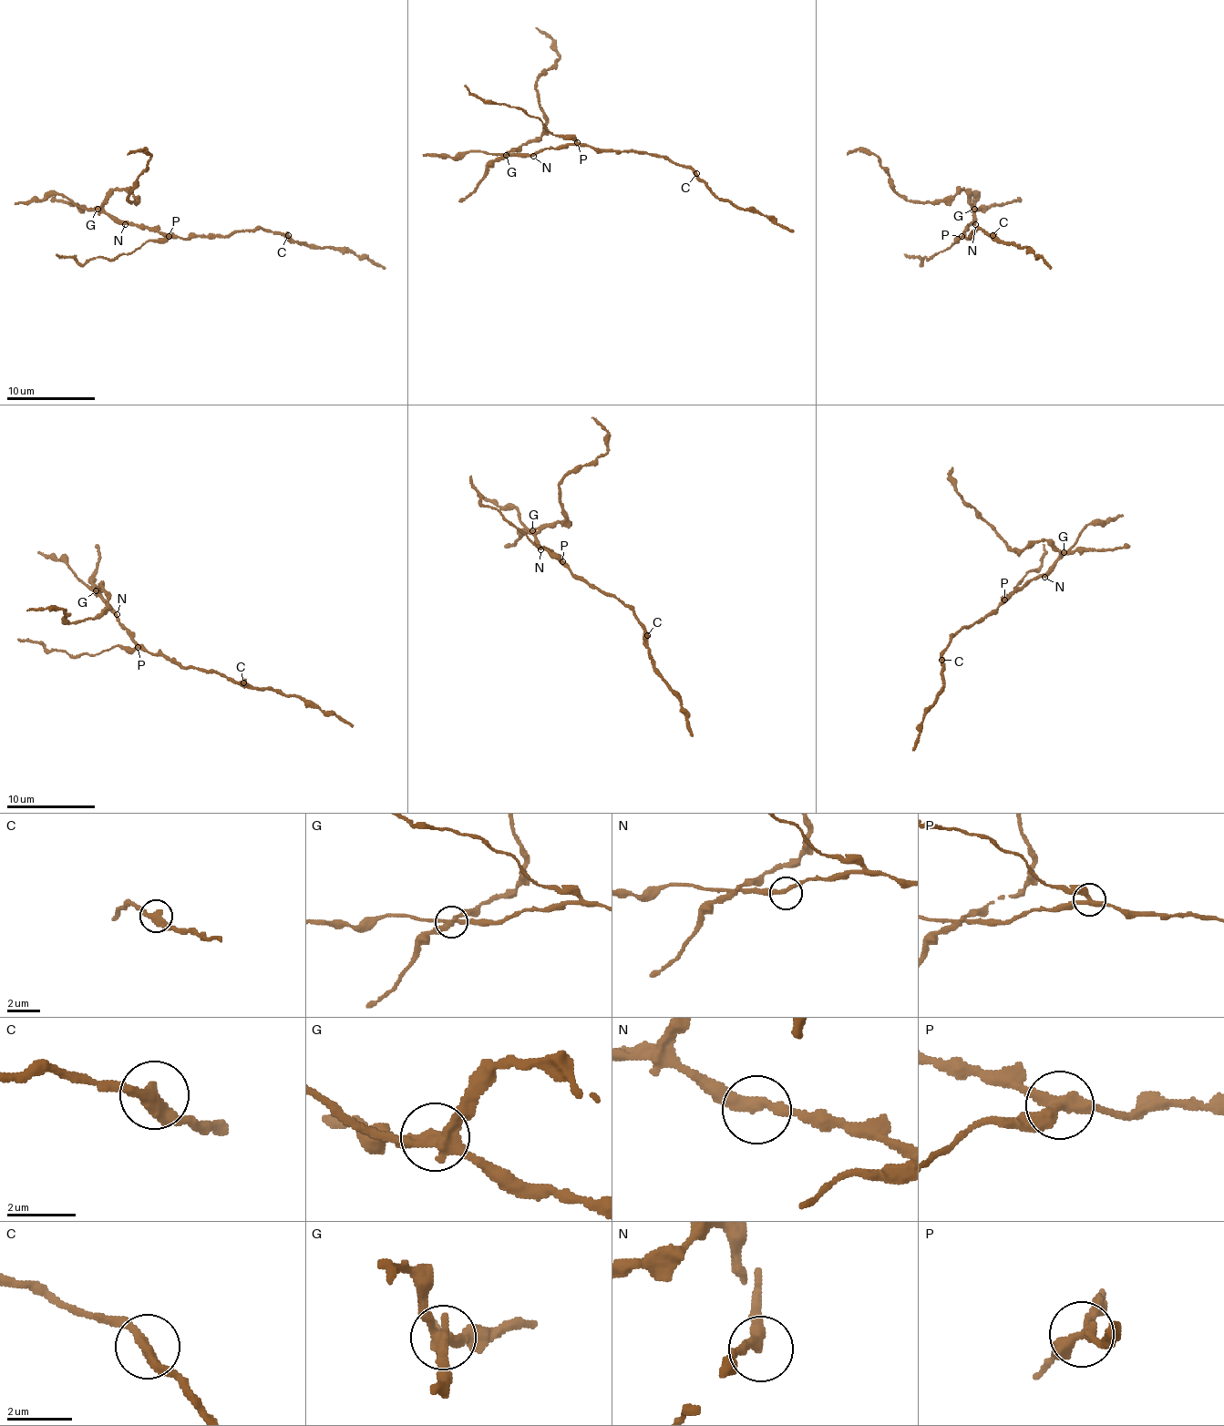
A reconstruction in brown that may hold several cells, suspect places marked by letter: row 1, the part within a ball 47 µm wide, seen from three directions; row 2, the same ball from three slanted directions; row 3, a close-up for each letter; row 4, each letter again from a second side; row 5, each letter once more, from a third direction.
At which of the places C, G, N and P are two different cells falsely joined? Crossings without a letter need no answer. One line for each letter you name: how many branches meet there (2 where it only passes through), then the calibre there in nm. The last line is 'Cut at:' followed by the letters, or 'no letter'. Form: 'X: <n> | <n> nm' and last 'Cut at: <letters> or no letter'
G: 4 | 360 nm
P: 3 | 320 nm
Cut at: G, P

